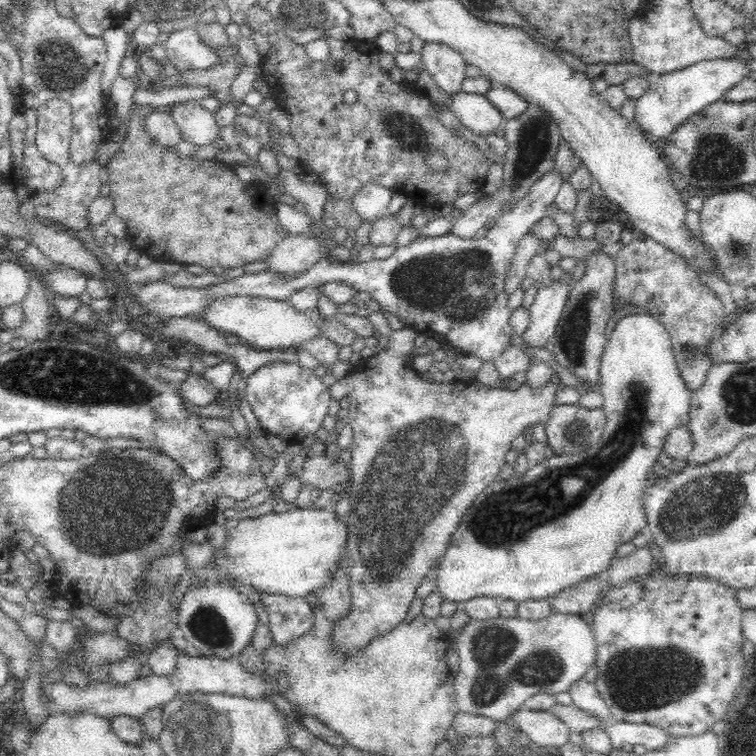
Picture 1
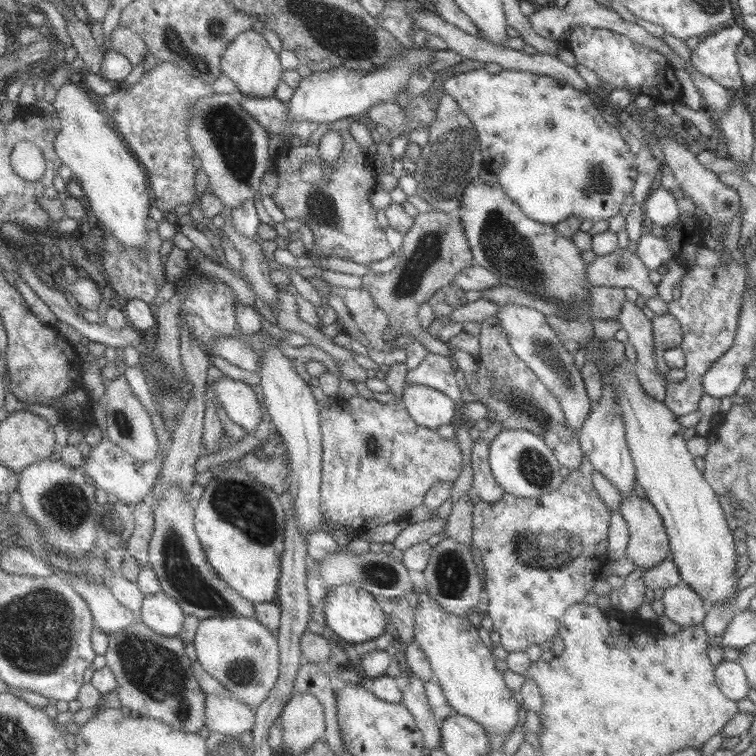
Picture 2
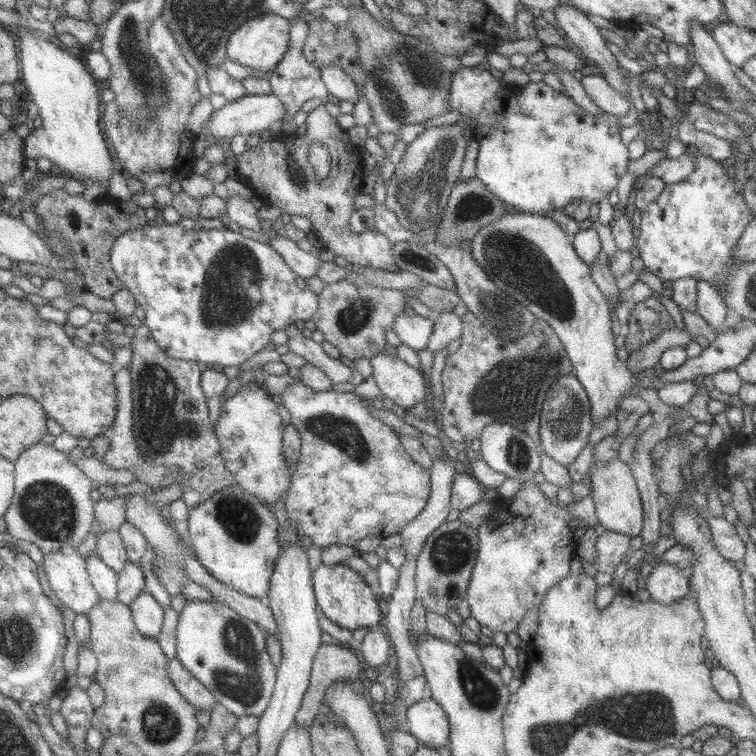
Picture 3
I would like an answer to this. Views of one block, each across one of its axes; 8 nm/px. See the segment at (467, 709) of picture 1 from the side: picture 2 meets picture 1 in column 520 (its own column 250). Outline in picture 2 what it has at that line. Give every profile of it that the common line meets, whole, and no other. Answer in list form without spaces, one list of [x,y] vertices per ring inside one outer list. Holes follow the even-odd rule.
[[[214,616],[200,620],[193,645],[201,666],[221,681],[231,698],[252,709],[268,696],[279,678],[276,636],[255,618]]]

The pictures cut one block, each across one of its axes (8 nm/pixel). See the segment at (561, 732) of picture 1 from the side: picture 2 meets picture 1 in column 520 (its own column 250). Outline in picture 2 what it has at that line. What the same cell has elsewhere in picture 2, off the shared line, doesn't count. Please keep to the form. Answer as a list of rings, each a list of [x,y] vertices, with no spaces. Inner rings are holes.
[[[206,693],[207,728],[227,737],[241,736],[255,724],[255,711],[231,696]]]

